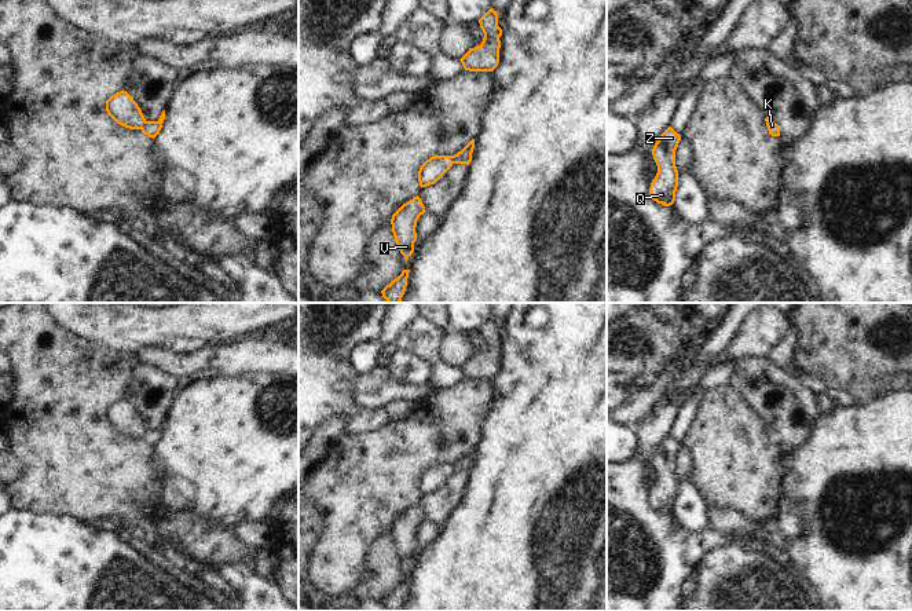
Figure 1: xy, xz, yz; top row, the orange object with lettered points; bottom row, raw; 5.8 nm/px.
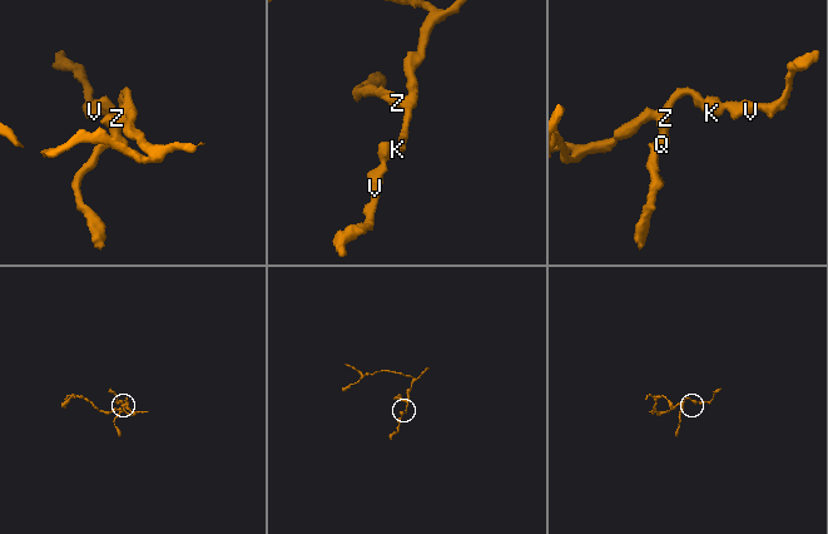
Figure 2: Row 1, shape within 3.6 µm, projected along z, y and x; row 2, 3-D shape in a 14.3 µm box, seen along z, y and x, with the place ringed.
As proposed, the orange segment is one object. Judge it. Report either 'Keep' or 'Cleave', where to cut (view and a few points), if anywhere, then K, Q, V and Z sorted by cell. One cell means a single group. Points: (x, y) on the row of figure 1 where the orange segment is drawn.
Keep. No split. Groups: K Q V Z

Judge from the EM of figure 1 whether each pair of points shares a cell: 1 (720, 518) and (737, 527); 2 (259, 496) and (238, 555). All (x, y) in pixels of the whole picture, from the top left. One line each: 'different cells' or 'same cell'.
1: same cell
2: different cells

